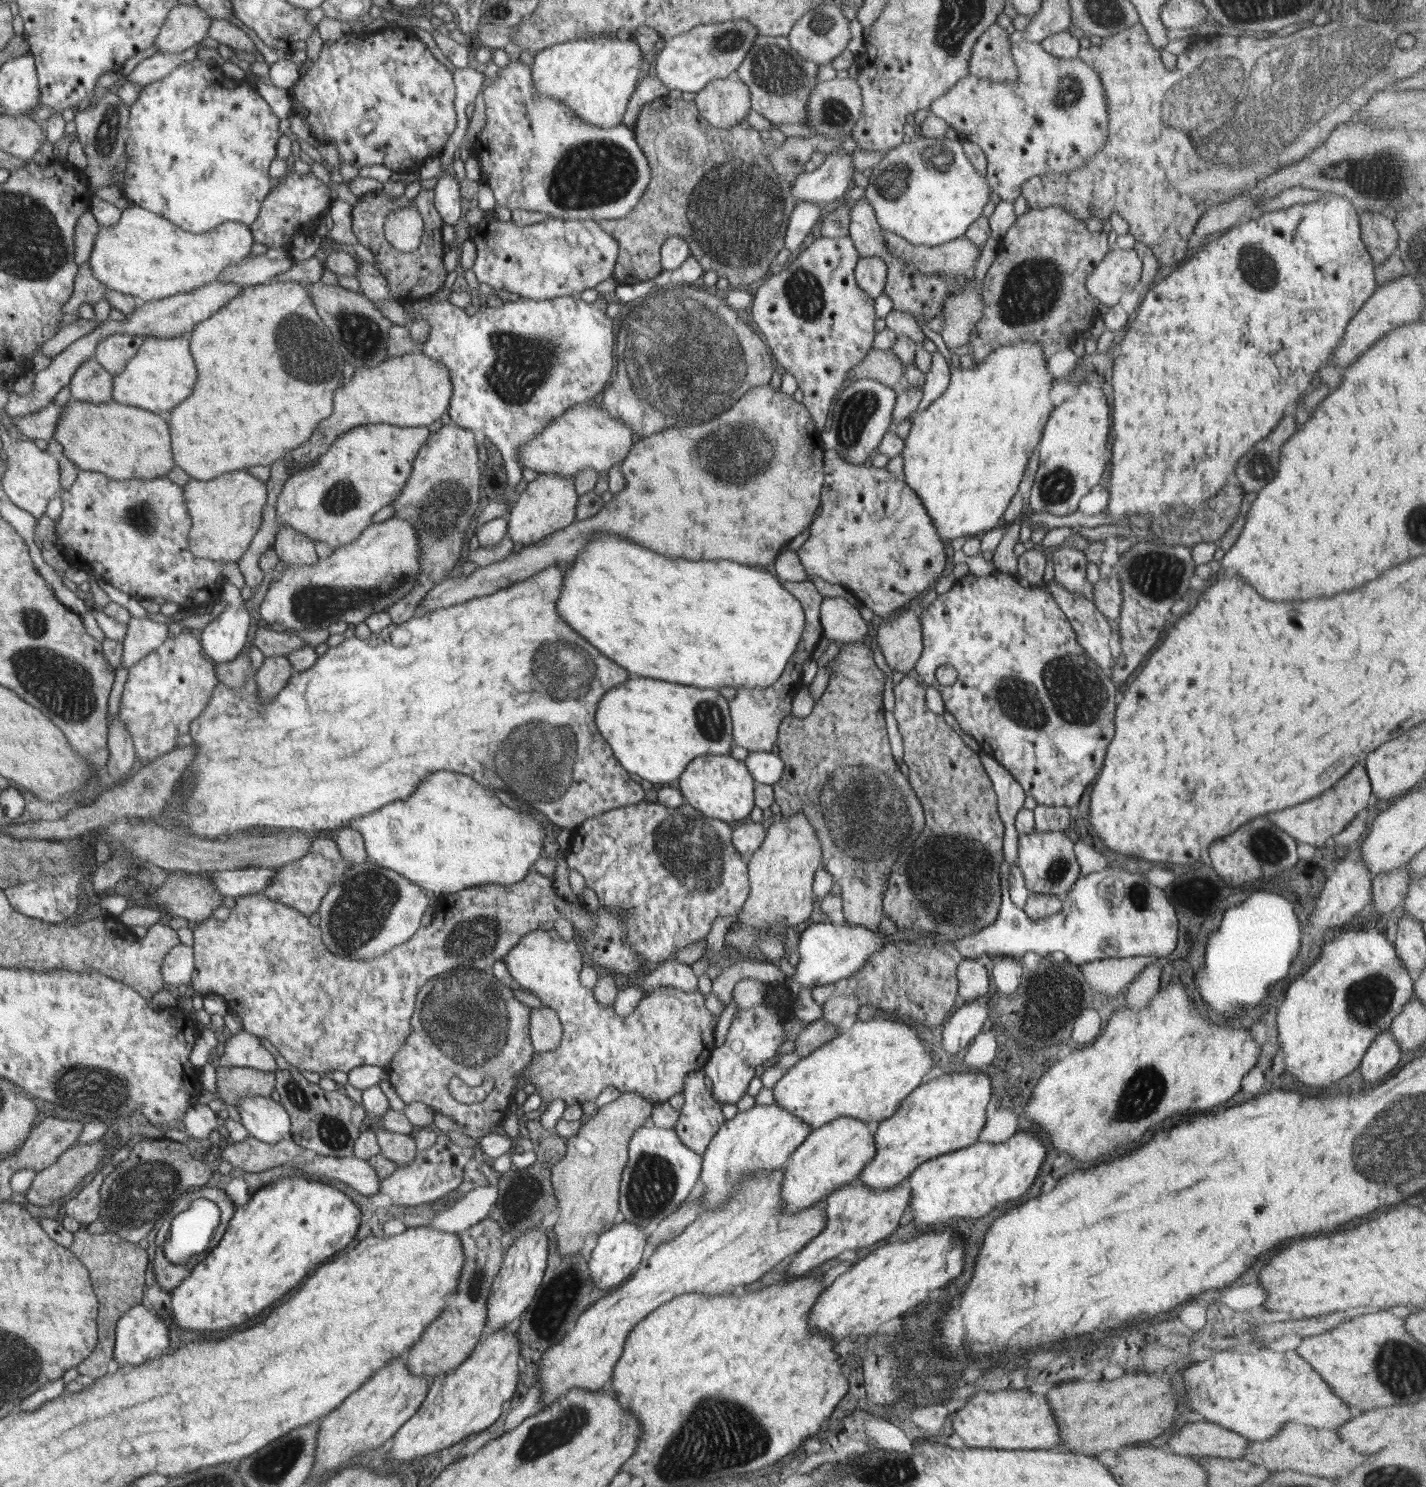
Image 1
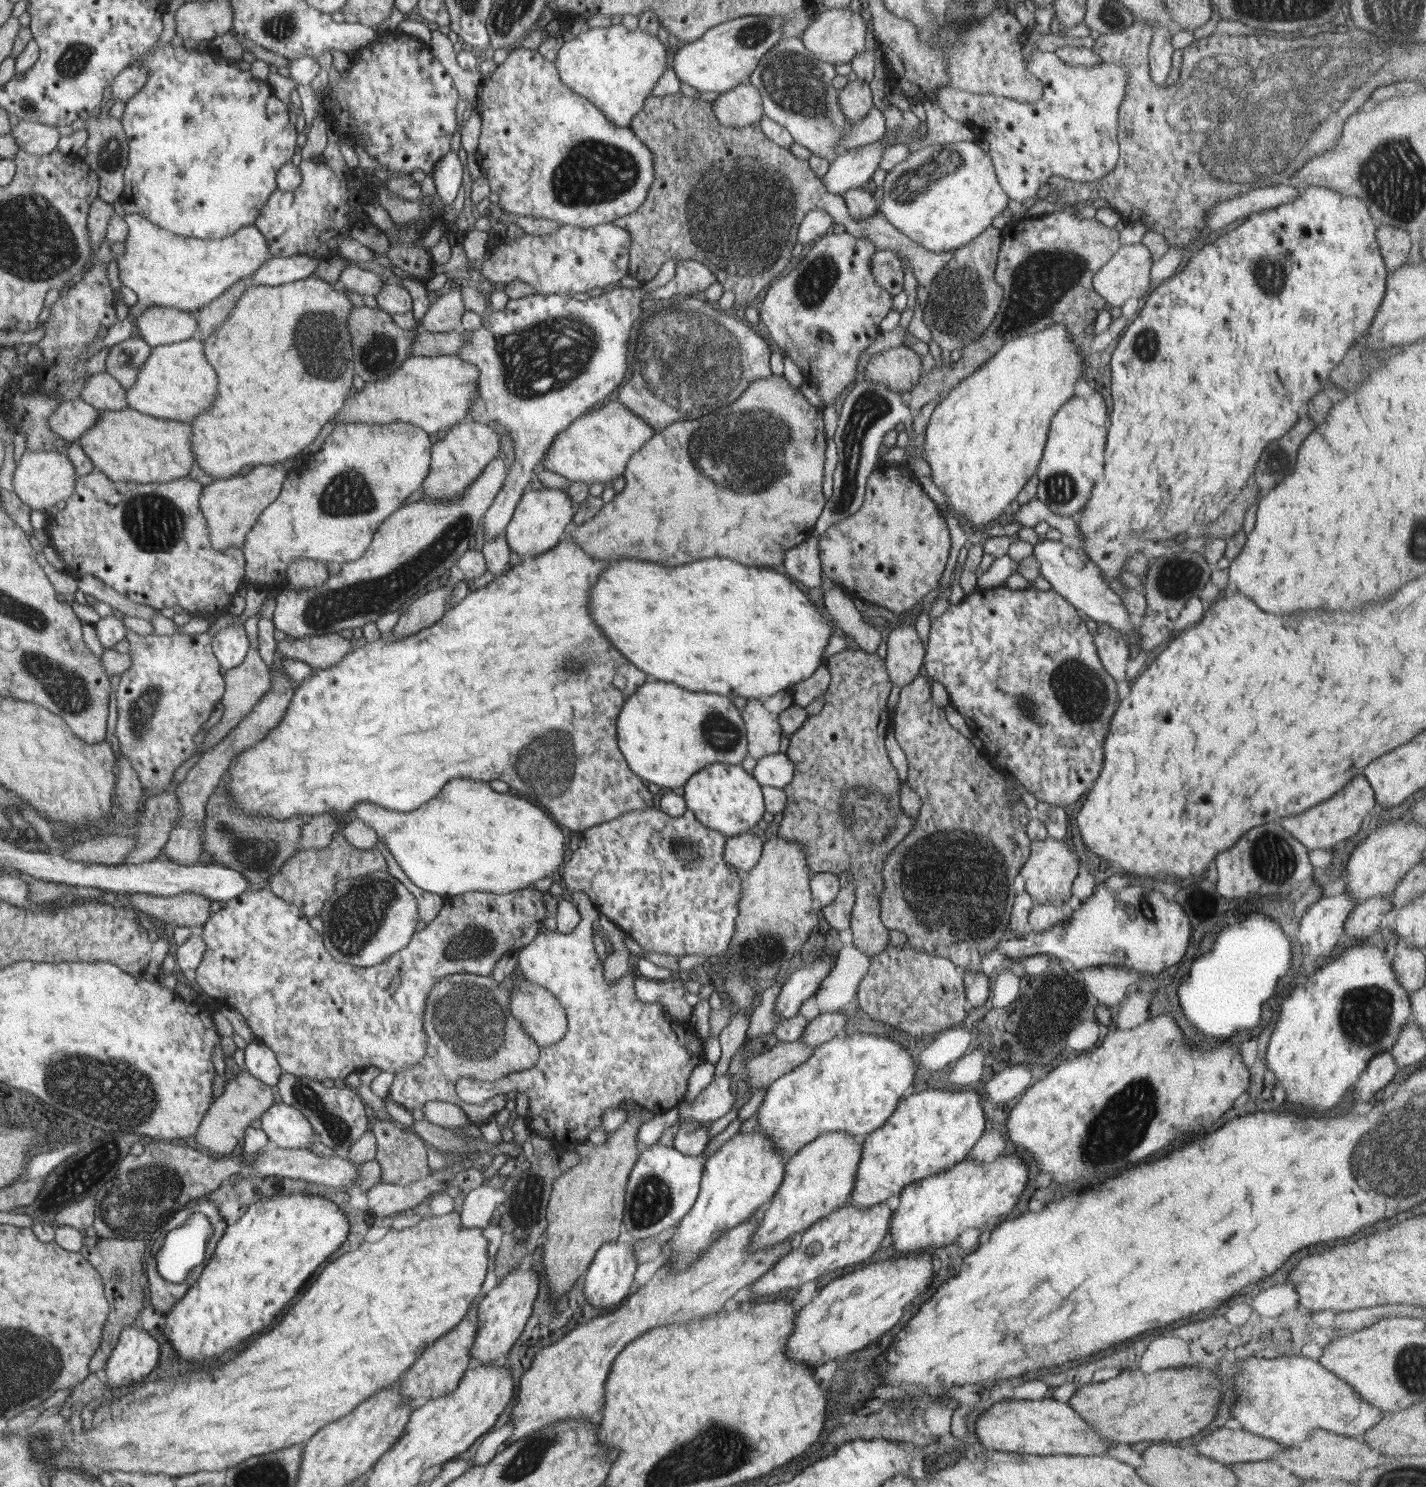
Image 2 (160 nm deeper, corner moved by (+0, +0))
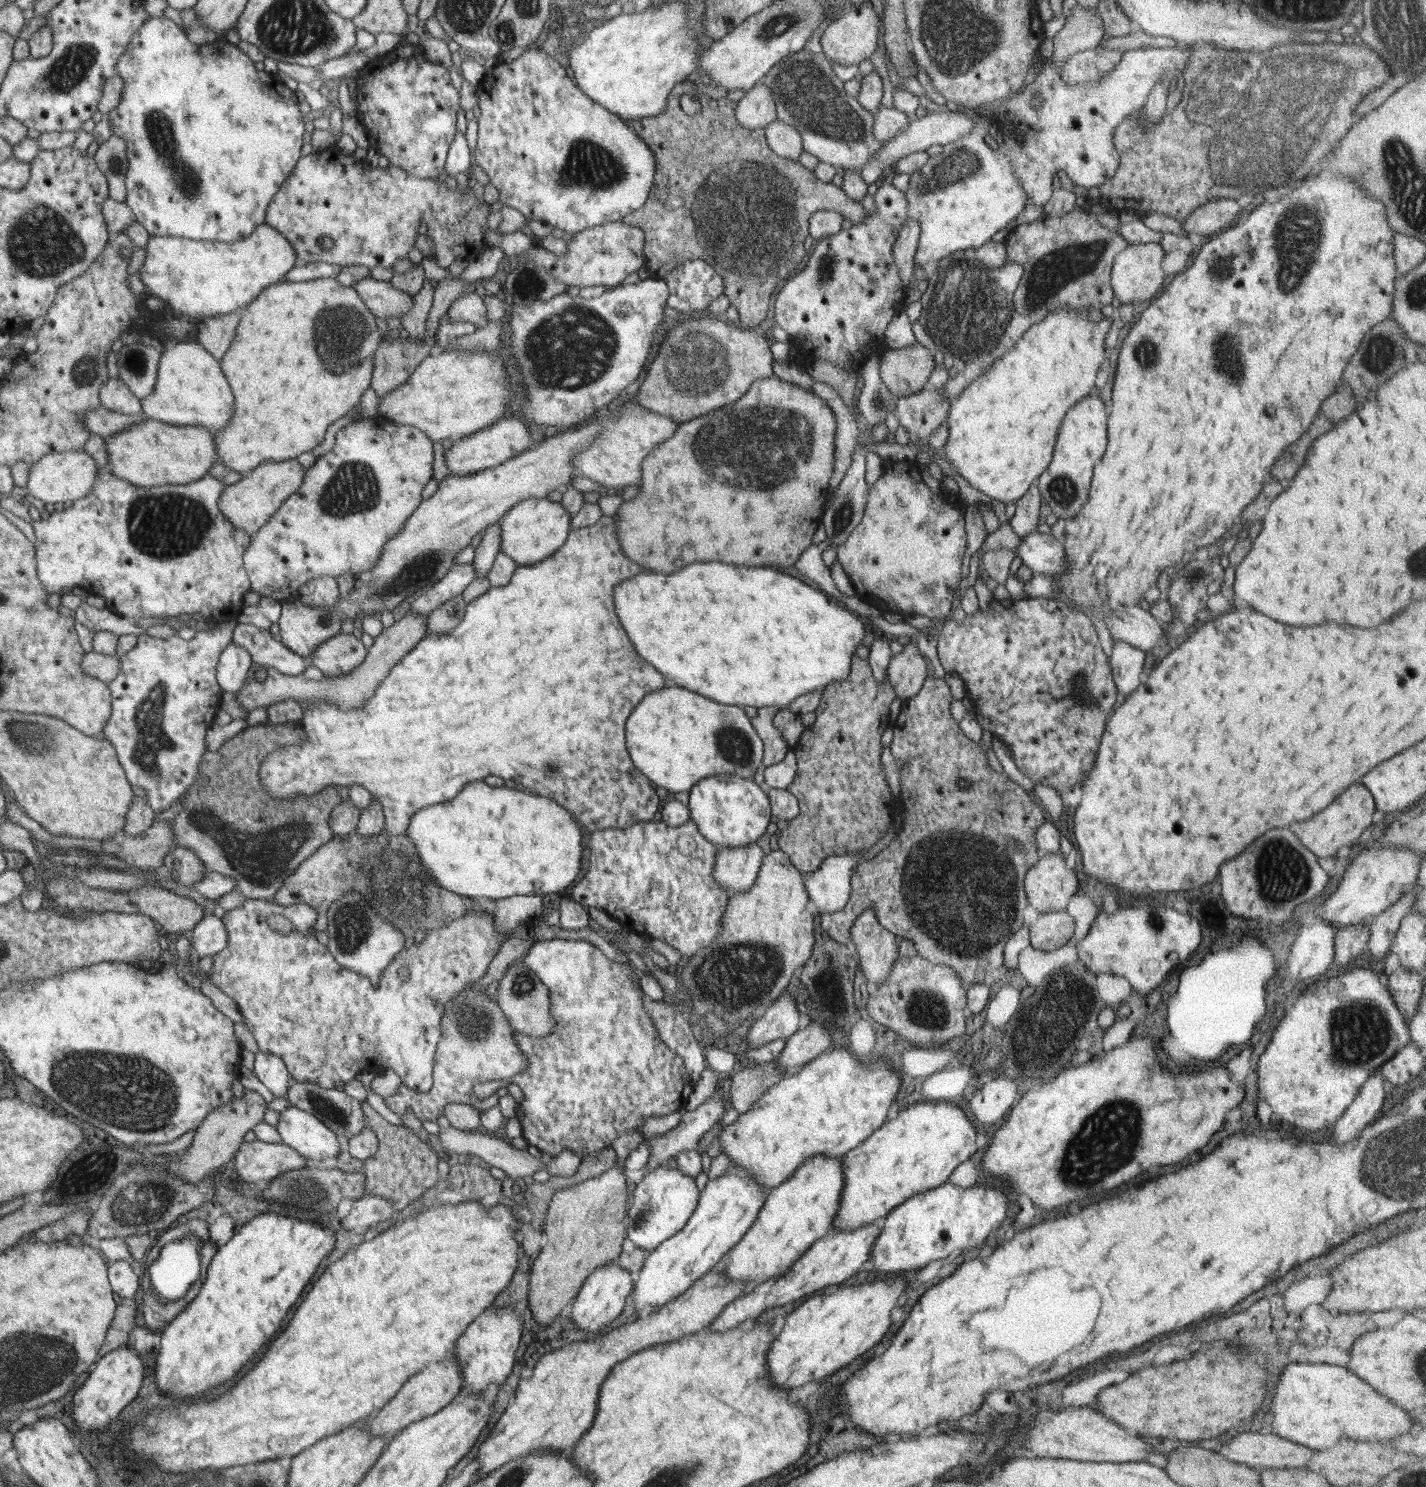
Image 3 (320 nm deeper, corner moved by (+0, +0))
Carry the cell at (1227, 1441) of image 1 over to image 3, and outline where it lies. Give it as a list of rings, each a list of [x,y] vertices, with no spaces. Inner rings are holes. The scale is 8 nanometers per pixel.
[[[1241,1431],[1224,1444],[1220,1456],[1253,1468],[1305,1468],[1313,1450],[1276,1434]]]

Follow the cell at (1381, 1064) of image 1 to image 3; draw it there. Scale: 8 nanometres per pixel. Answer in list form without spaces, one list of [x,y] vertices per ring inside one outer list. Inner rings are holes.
[[[1381,1070],[1373,1074],[1360,1087],[1359,1093],[1352,1104],[1344,1111],[1344,1114],[1334,1123],[1332,1140],[1335,1144],[1349,1144],[1356,1136],[1367,1128],[1371,1122],[1375,1122],[1381,1114],[1382,1106],[1386,1098],[1386,1087]]]

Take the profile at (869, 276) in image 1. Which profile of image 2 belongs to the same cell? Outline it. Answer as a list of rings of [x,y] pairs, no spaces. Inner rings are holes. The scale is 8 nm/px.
[[[892,250],[876,252],[870,261],[870,268],[880,288],[886,289],[893,295],[903,291],[904,270],[896,252]]]

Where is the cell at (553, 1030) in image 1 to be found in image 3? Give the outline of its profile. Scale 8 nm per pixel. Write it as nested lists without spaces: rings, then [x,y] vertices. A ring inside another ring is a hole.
[[[518,960],[512,963],[503,974],[503,977],[499,981],[499,985],[496,992],[496,1002],[500,1004],[500,1010],[504,1011],[507,1017],[507,1021],[510,1022],[511,1027],[516,1030],[517,1033],[530,1035],[531,1037],[541,1037],[550,1034],[555,1027],[555,1020],[551,1015],[552,1002],[550,997],[550,991],[548,987],[540,980],[539,976],[524,962]]]

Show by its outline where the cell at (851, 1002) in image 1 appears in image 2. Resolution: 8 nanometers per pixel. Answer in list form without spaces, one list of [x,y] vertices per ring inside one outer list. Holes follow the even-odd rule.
[[[821,1012],[808,1022],[800,1039],[815,1050],[815,1047],[840,1036],[847,1026],[846,1021],[847,1017],[842,1013]]]

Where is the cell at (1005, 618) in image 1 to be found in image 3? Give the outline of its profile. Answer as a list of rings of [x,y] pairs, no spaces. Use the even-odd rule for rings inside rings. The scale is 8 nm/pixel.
[[[1022,598],[1011,600],[992,599],[989,602],[988,611],[981,611],[980,608],[973,612],[972,616],[967,616],[962,624],[956,623],[952,616],[944,620],[943,627],[936,634],[937,653],[944,670],[953,672],[954,675],[960,675],[962,678],[966,693],[975,704],[976,722],[980,724],[982,730],[992,733],[994,738],[1002,740],[1010,748],[1012,759],[1016,766],[1028,777],[1034,784],[1046,784],[1052,786],[1058,793],[1064,790],[1072,790],[1076,784],[1082,788],[1084,786],[1084,778],[1087,772],[1094,766],[1094,761],[1098,754],[1099,744],[1105,730],[1106,716],[1115,710],[1117,695],[1117,686],[1115,685],[1111,666],[1109,664],[1106,653],[1102,650],[1104,645],[1098,638],[1100,632],[1092,622],[1090,617],[1086,616],[1086,612],[1082,612],[1076,606],[1070,605],[1068,601],[1062,598]]]

